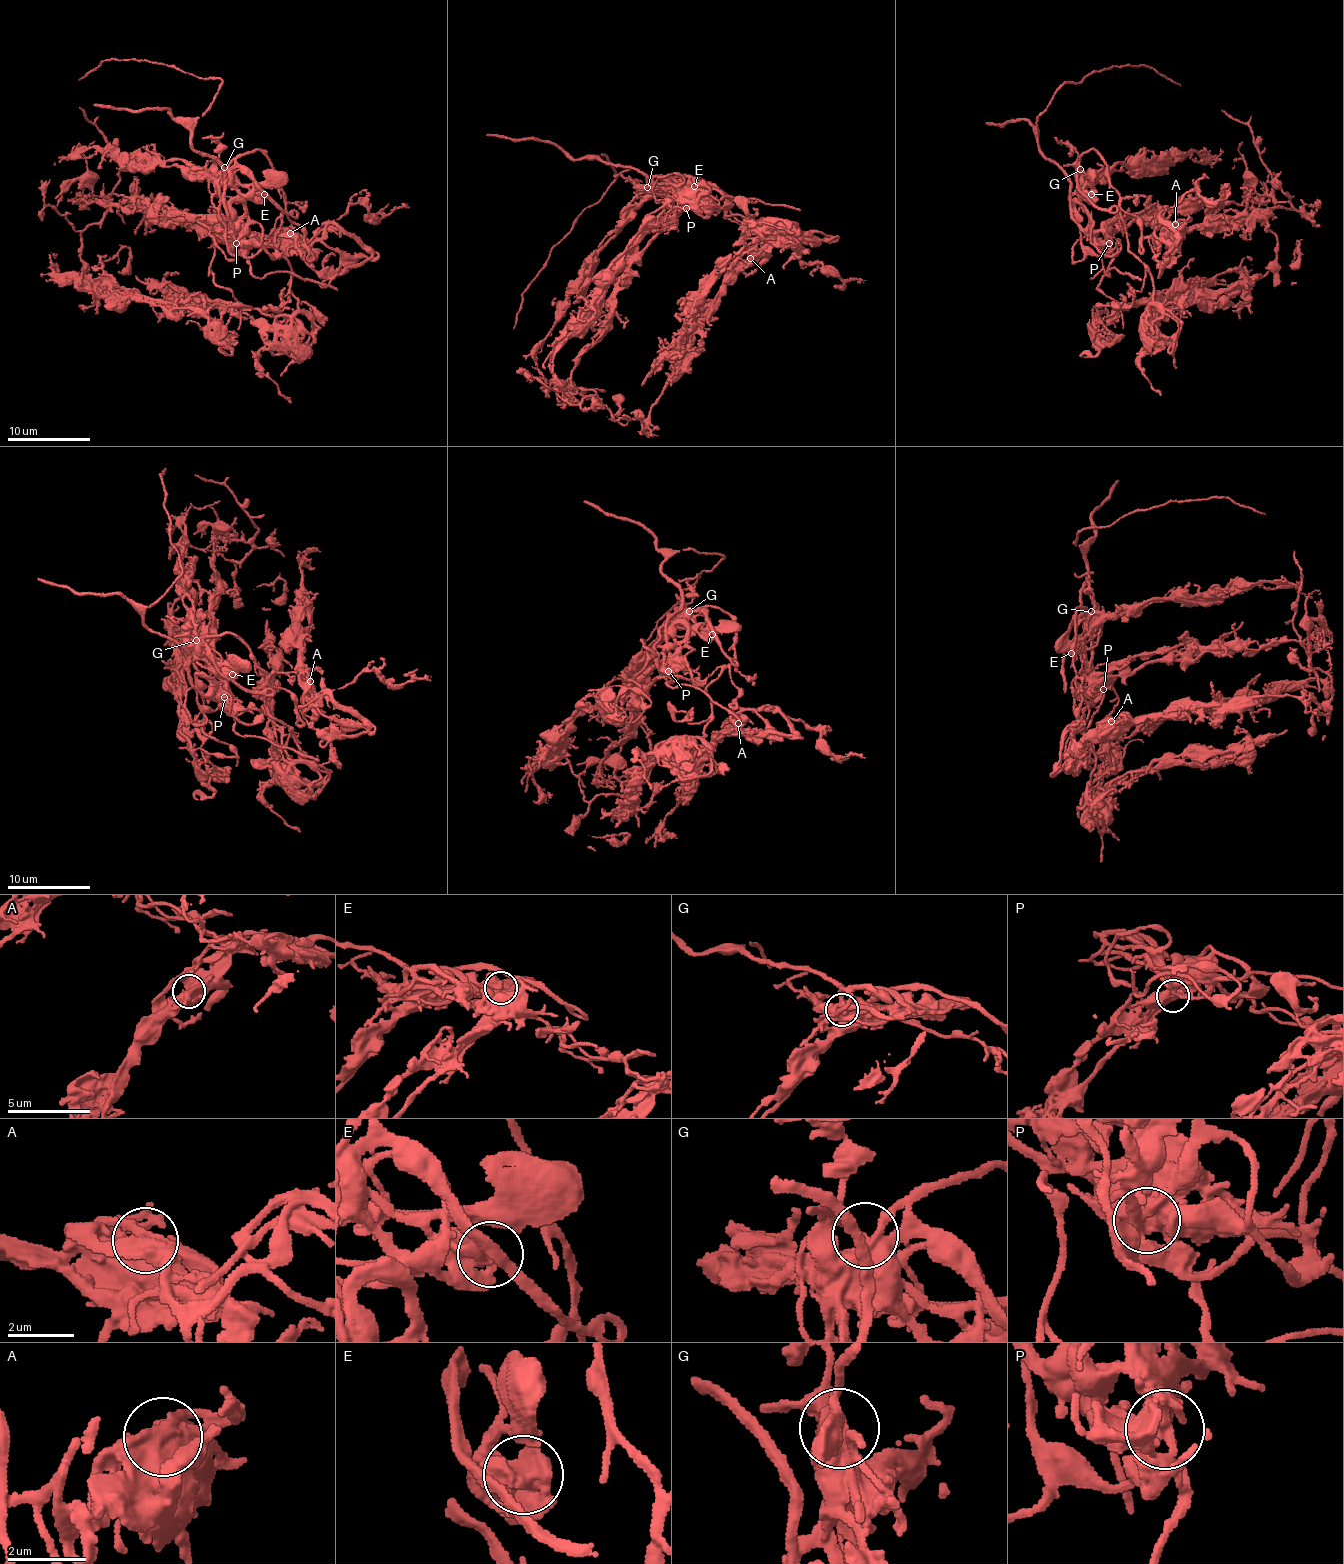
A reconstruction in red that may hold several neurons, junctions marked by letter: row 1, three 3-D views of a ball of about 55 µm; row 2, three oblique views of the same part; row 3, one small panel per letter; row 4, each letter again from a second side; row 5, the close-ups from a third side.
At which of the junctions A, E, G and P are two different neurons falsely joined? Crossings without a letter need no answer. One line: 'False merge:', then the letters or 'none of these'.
False merge: none of these

